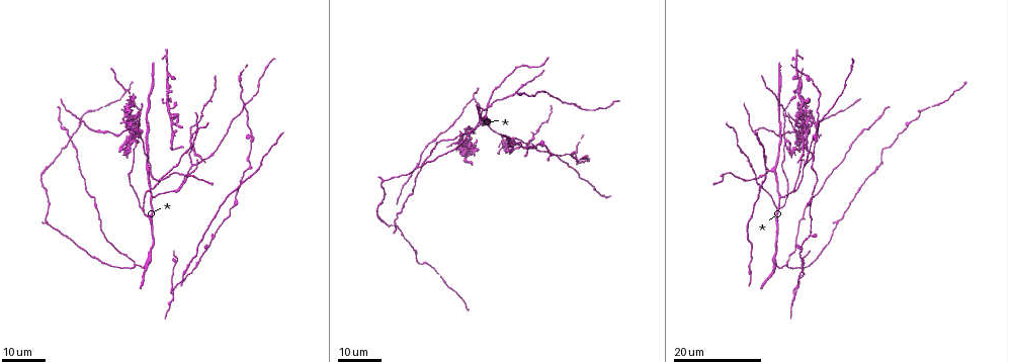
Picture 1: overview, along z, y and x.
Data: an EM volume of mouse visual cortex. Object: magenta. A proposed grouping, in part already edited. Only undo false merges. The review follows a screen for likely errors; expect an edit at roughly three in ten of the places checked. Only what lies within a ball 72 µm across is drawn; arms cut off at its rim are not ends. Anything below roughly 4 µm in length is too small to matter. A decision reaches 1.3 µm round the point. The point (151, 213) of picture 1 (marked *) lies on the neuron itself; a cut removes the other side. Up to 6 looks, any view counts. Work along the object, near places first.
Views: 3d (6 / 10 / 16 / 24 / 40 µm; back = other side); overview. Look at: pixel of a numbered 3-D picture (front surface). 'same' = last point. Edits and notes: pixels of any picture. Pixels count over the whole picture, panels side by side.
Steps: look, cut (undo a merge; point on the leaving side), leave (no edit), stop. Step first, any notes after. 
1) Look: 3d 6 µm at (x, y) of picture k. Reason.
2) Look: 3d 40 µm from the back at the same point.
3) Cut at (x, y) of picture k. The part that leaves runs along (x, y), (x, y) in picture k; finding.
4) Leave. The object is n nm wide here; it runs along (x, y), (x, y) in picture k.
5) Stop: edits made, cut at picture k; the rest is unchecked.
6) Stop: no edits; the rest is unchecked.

Look: 3d 24 µm at (179, 189) of picture 1. Arms run side by side.

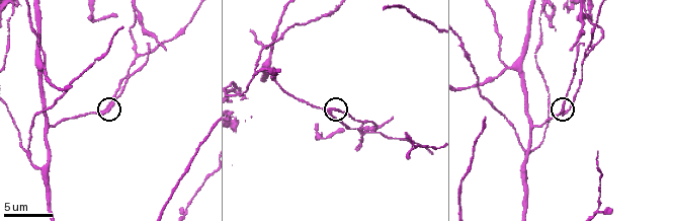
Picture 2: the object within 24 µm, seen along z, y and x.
Look: 3d 6 µm at (105, 110) of picture 2.

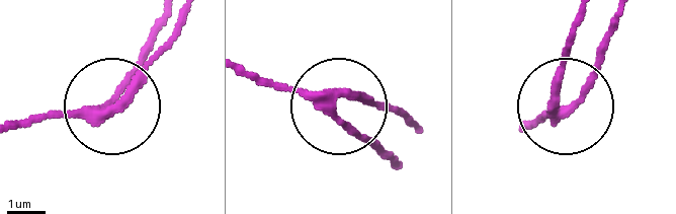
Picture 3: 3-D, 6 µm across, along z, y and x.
Leave. The side arm is 10 µm long; it runs along (526, 125), (559, 115), (565, 44) in picture 3; continuous, no second neuron.

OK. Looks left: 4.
Look: 3d 24 µm at (134, 141) of picture 1. Looks like a crossing.

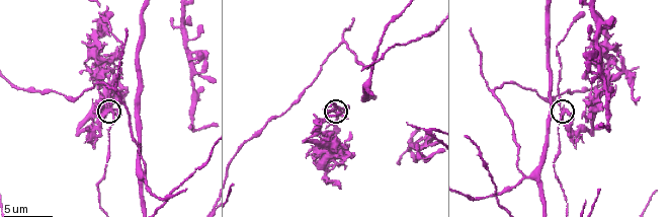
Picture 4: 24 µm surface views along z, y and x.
Look: 3d 10 µm at (108, 109) of picture 4.

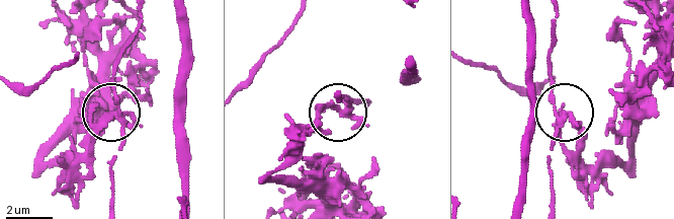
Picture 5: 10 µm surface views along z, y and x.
Cut at (89, 124) of picture 5. 4 arms meet here; the part that leaves runs along (120, 120), (71, 166), (50, 154), (99, 61), (88, 15) in picture 5; two neurons meet here.

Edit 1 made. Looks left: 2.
Look: 3d 16 µm at (803, 144) of picture 1. Four or more arms meet.

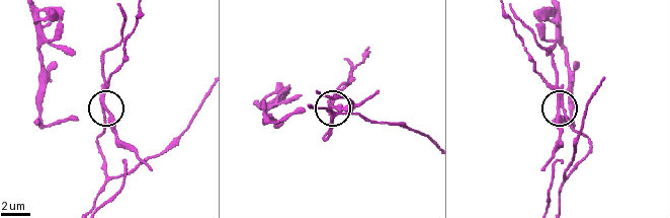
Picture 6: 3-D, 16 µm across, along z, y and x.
Look: 3d 6 µm at (103, 106) of picture 6.

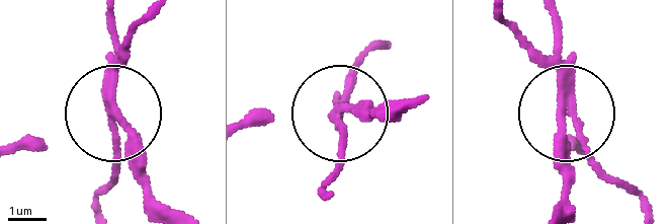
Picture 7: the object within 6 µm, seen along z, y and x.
Cut at (110, 27) of picture 7. The object is 180 nm wide here; the part that leaves runs along (112, 79), (112, 24) in picture 7; two neurons meet here.

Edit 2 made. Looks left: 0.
Stop: edits made, cut at picture 5, cut at picture 7; the rest is unchecked.

